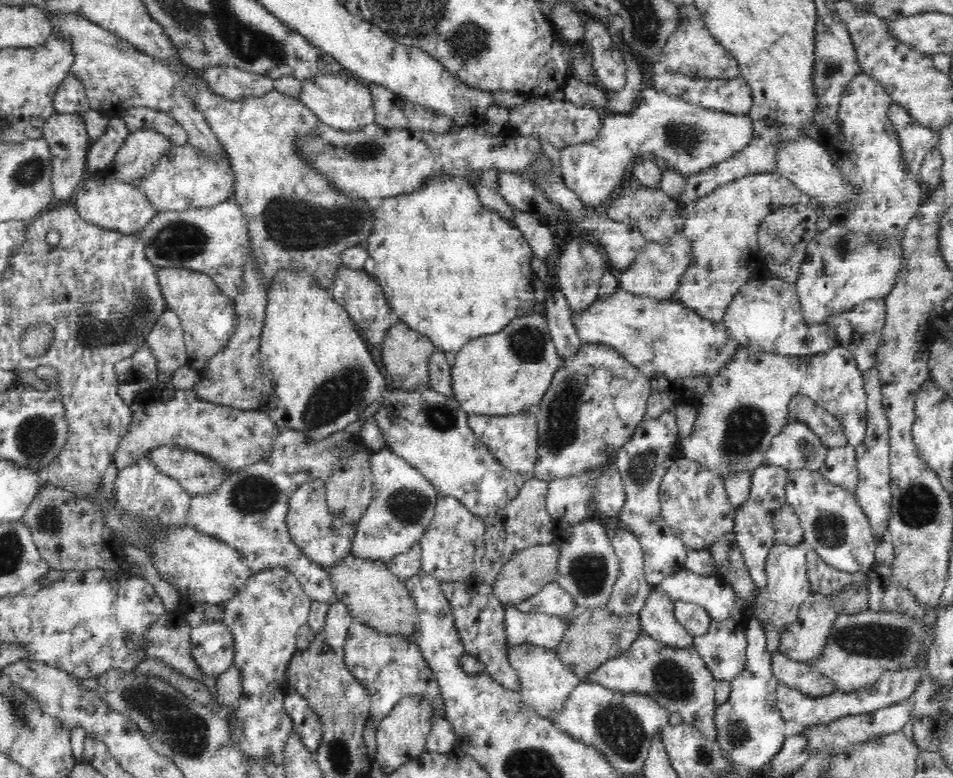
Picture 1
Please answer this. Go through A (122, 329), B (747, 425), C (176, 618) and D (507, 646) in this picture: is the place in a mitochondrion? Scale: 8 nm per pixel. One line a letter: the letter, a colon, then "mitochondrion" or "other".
A: mitochondrion
B: mitochondrion
C: other
D: other

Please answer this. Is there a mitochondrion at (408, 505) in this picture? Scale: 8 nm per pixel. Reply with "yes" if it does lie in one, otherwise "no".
yes

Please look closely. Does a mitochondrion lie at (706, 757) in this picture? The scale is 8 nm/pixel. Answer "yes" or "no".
yes

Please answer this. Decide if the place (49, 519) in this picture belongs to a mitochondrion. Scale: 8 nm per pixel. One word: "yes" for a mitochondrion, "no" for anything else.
yes

